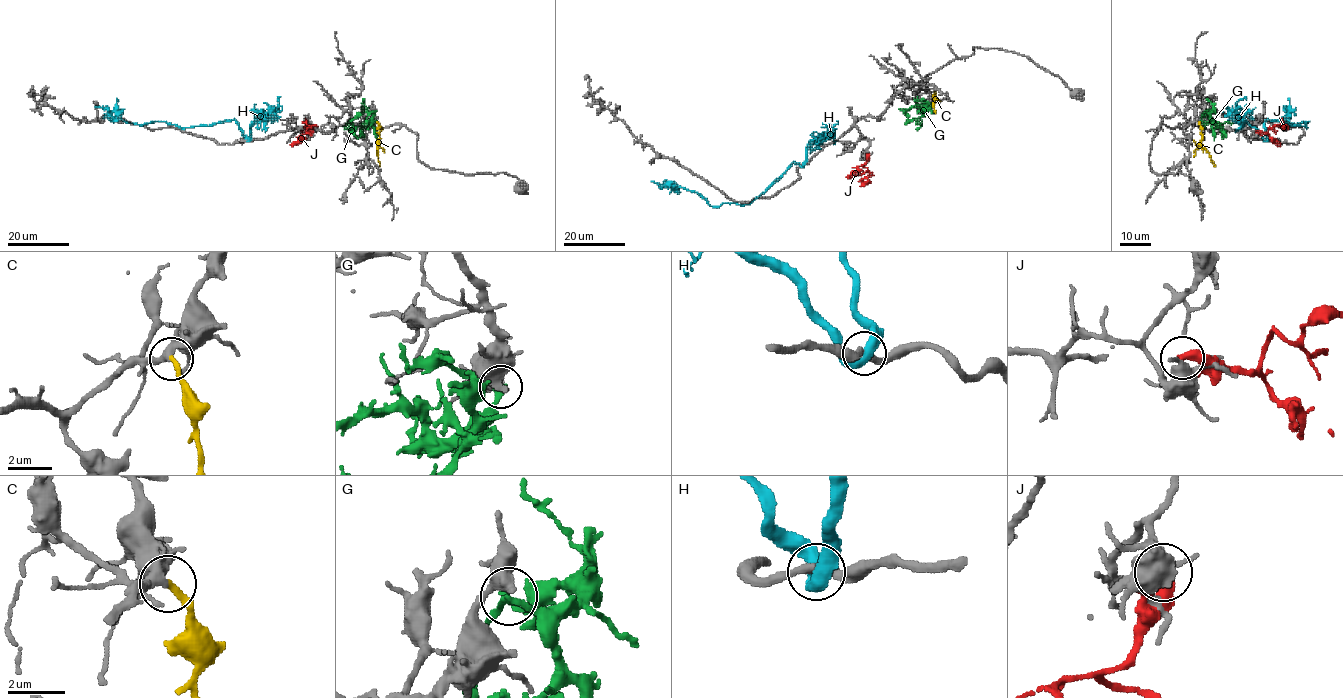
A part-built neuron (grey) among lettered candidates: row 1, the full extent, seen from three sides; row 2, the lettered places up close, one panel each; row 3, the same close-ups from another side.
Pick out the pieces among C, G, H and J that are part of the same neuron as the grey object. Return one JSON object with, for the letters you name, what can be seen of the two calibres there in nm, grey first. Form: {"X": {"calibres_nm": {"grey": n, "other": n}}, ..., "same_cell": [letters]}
{"C": {"calibres_nm": {"grey": 320, "other": 220}}, "same_cell": ["C"]}

